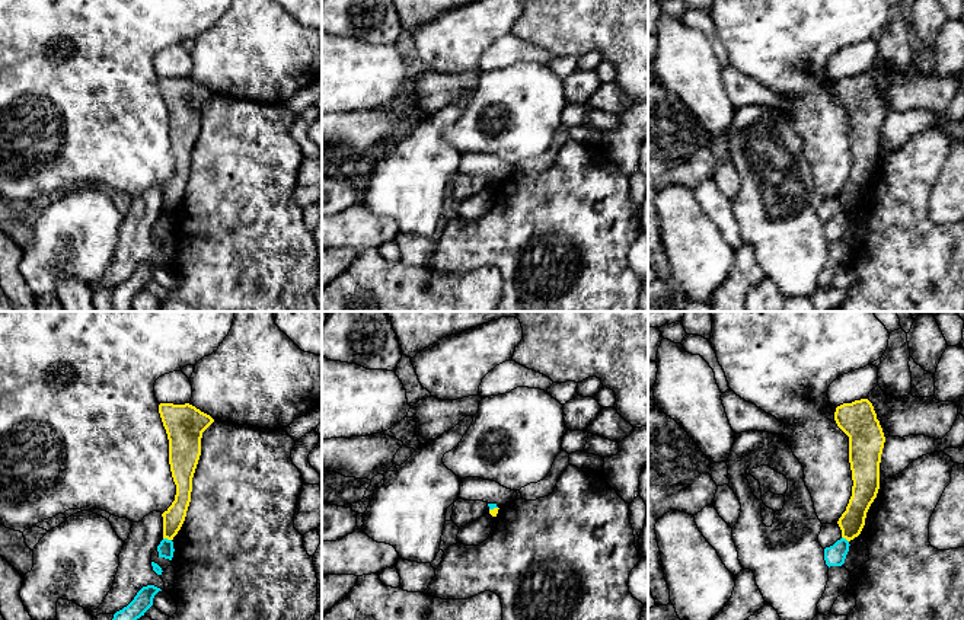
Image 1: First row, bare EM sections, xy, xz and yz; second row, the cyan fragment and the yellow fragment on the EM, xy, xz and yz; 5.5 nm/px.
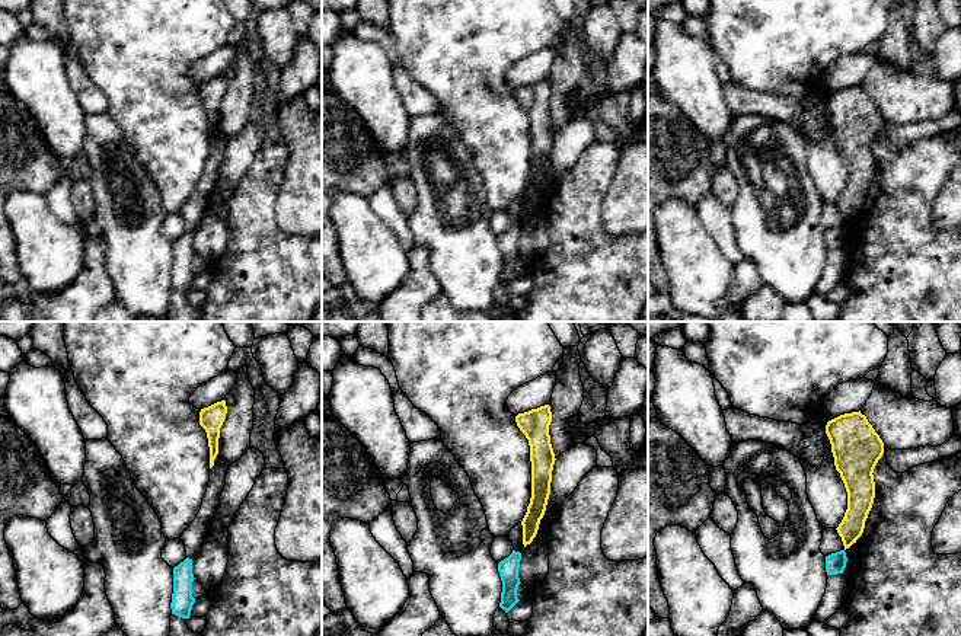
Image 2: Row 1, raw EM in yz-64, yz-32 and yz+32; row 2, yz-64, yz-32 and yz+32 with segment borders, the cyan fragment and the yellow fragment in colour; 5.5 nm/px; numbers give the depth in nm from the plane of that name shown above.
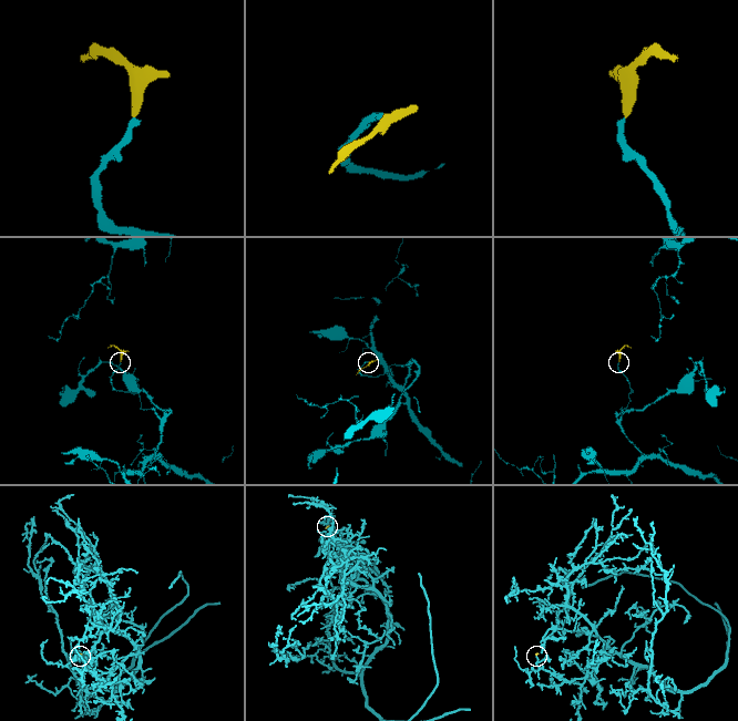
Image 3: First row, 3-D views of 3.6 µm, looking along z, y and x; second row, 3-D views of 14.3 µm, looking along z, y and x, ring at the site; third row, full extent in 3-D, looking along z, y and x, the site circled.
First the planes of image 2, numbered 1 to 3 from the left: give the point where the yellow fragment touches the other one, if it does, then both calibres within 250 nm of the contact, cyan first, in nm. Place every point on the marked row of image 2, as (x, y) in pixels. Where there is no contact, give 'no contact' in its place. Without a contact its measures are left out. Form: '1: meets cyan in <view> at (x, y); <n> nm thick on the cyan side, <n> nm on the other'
1: no contact
2: no contact
3: no contact

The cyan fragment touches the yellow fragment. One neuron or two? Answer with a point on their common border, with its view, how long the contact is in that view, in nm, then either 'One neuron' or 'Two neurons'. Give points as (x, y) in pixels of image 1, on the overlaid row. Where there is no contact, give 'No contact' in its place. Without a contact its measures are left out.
Touches cyan at xy (166, 539). Shared border 50 nm. Two neurons

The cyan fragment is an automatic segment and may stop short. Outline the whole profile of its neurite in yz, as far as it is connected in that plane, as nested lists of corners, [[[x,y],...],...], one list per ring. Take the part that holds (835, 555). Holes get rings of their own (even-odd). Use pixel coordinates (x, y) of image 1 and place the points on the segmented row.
[[[846,538],[837,540],[833,546],[824,549],[826,565],[842,566],[845,563],[846,555],[849,552],[849,541]]]

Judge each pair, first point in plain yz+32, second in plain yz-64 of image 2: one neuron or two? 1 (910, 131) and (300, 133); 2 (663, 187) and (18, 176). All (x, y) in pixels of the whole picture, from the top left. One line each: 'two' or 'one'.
1: two
2: one

